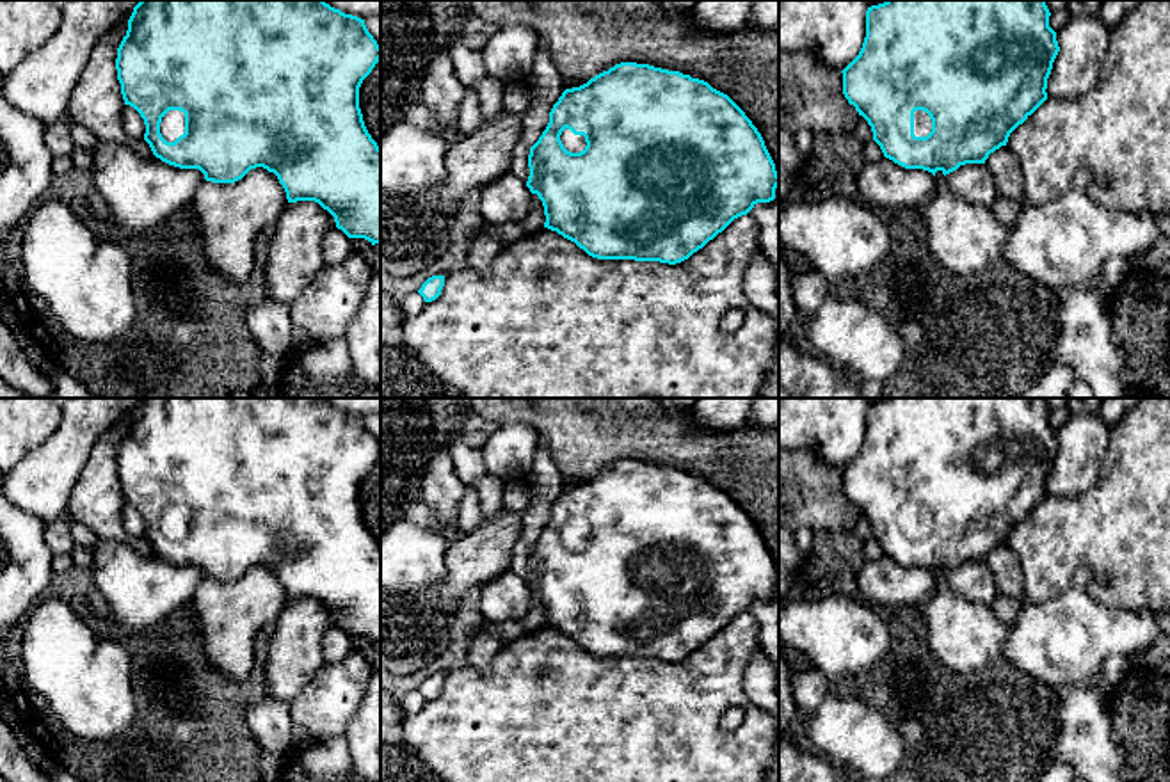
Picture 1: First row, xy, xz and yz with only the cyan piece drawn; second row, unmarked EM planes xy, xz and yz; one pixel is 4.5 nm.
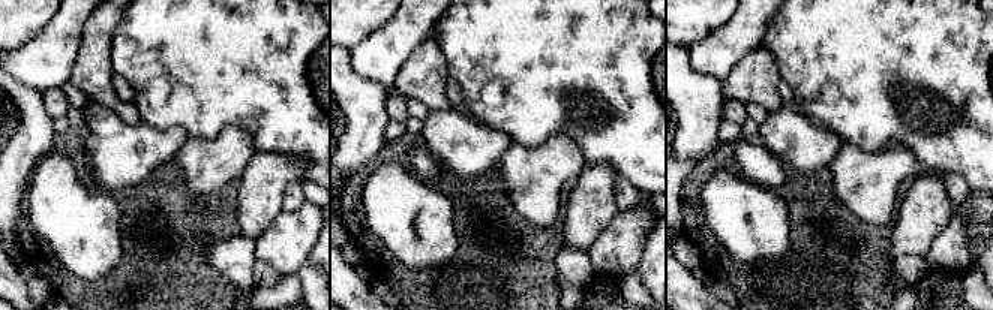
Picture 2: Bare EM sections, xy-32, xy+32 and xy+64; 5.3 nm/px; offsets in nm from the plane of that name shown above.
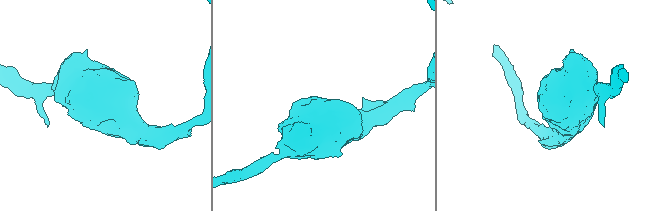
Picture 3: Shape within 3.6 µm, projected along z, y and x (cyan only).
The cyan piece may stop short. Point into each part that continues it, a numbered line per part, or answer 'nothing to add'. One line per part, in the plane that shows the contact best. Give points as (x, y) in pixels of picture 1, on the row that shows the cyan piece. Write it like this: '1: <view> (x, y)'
1: xy (173, 123)

